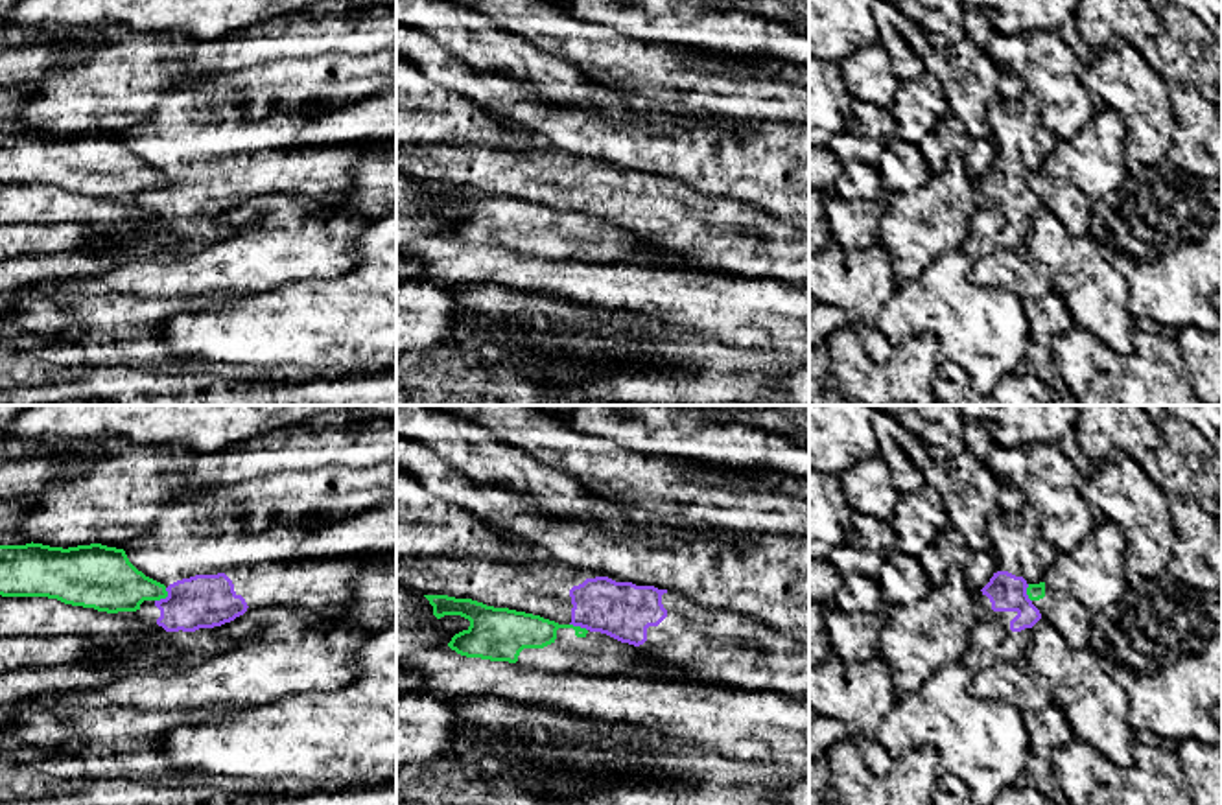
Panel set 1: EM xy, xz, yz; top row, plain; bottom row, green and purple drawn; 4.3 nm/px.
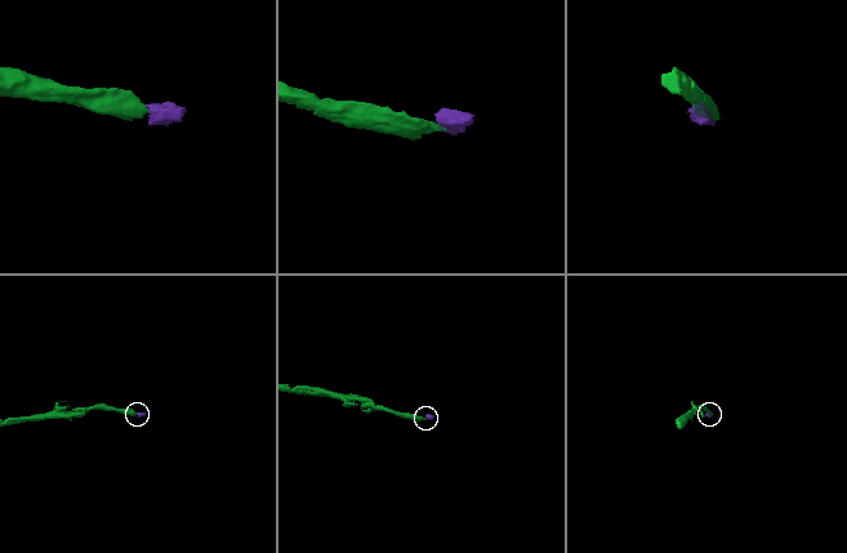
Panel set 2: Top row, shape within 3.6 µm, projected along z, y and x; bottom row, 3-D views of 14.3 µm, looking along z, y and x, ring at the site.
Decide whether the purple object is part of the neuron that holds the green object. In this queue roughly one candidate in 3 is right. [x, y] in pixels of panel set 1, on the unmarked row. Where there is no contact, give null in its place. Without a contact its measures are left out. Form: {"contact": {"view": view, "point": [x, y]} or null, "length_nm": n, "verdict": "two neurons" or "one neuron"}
{"contact": {"view": "xy", "point": [164, 185]}, "length_nm": 80, "verdict": "two neurons"}

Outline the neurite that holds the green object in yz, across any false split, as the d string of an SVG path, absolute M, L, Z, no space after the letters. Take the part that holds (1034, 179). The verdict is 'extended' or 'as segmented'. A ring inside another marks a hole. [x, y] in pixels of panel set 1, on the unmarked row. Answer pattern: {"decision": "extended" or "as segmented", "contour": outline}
{"decision": "extended", "contour": "M1028 171L1027 182L1032 192L1067 228L1082 236L1087 234L1093 210L1091 201L1071 181L1047 173Z"}

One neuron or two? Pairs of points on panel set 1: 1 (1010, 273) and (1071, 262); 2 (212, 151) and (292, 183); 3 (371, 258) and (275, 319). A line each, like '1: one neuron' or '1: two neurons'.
1: two neurons
2: one neuron
3: one neuron

